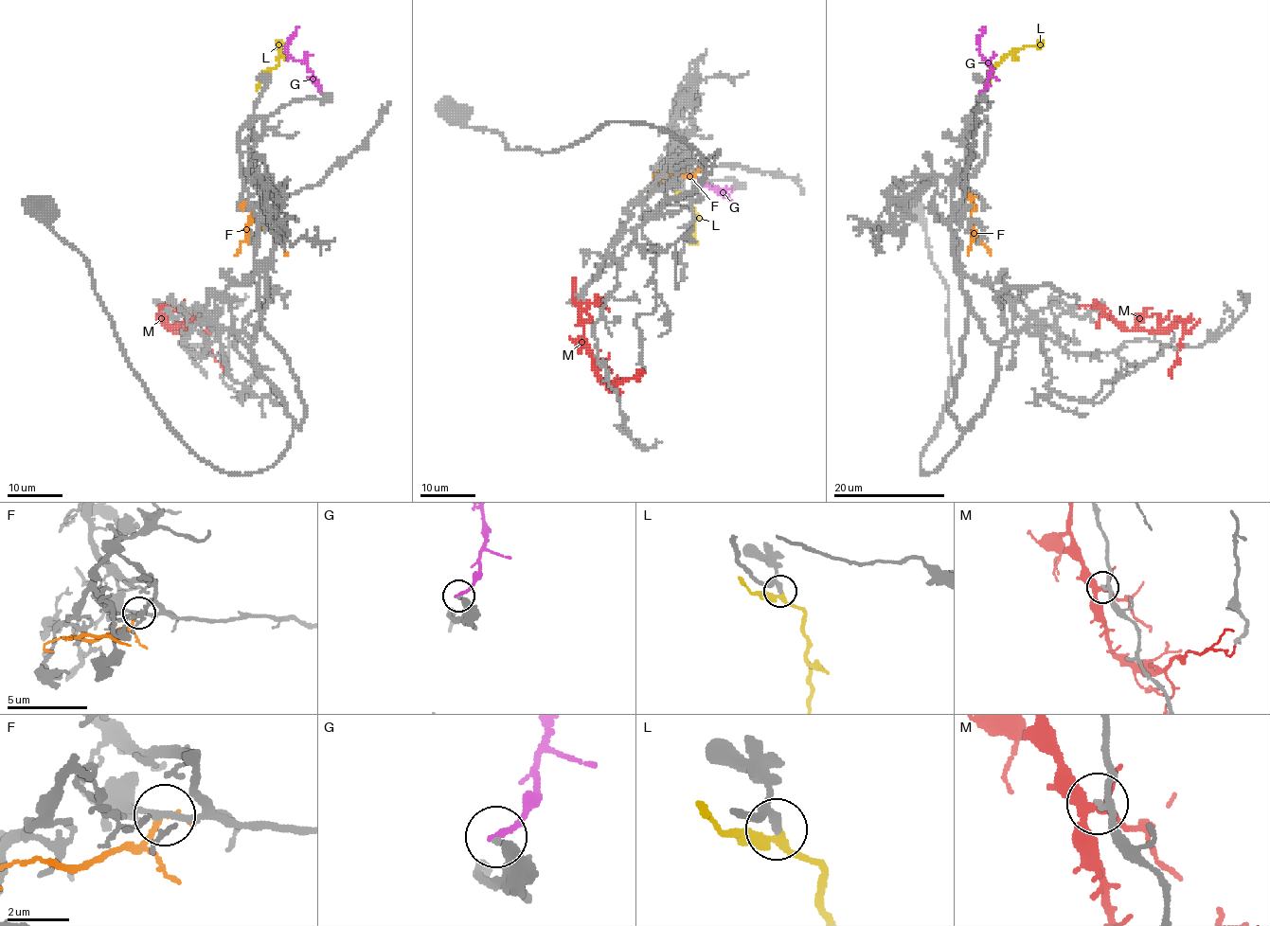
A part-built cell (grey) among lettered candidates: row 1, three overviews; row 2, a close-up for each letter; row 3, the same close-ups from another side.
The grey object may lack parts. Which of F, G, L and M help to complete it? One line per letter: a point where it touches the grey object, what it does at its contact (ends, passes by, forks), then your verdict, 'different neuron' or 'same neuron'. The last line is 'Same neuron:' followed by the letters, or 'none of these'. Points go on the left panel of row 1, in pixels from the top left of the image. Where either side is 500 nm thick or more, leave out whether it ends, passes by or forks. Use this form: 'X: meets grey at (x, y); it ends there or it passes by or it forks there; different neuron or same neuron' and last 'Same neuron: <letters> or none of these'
F: meets grey at (273, 193); it passes by; different neuron
G: meets grey at (321, 92); it ends there; different neuron
L: meets grey at (270, 72); it passes by; same neuron
M: meets grey at (182, 331); it forks there; different neuron
Same neuron: L

